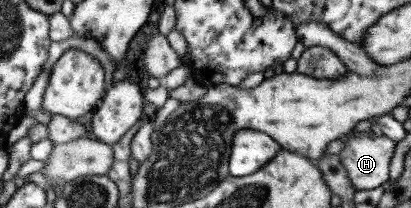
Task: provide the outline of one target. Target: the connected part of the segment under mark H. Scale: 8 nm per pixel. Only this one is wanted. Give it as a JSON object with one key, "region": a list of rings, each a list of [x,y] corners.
{"region":[[[376,131],[373,136],[357,132],[354,136],[341,138],[345,142],[338,158],[355,191],[372,190],[387,182],[389,161],[395,147],[392,139]]]}

